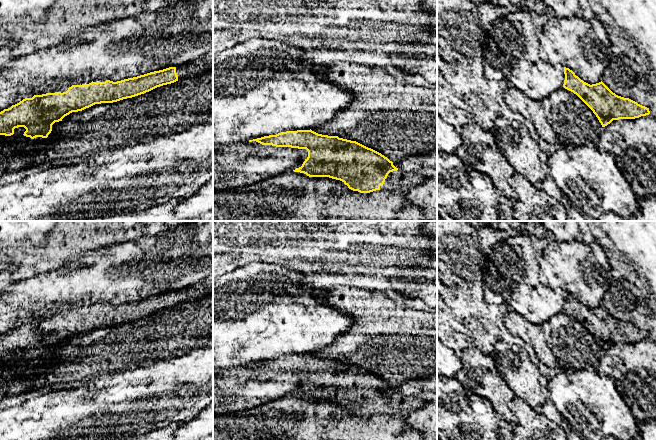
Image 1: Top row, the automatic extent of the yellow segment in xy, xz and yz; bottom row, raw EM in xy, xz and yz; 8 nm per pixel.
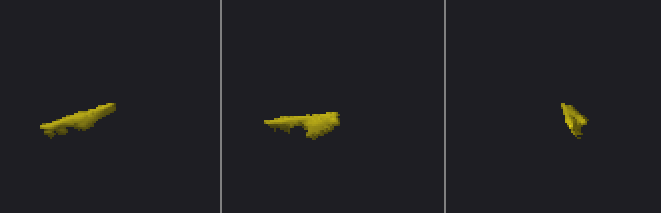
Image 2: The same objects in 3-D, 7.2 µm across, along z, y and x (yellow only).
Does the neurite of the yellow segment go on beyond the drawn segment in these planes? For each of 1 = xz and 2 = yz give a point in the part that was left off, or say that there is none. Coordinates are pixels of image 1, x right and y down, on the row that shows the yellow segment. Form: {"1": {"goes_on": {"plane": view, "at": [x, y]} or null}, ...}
{"1": {"goes_on": {"plane": "xz", "at": [399, 180]}}, "2": {"goes_on": null}}

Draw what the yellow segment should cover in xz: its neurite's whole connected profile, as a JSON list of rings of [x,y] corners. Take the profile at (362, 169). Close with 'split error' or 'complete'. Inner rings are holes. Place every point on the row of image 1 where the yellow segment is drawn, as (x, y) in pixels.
[[[311,129],[286,131],[249,140],[249,142],[252,141],[262,145],[306,149],[308,157],[301,167],[293,170],[294,172],[304,173],[309,177],[329,177],[340,180],[349,189],[360,193],[370,193],[380,189],[407,192],[410,188],[422,184],[426,180],[419,173],[405,172],[396,168],[387,157],[356,141],[339,138],[338,136],[318,134]]] | split error

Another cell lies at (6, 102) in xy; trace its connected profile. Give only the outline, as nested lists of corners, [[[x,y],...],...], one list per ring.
[[[20,90],[14,95],[0,95],[0,112],[4,109],[10,108],[12,105],[19,103],[25,98],[29,98],[25,90]]]

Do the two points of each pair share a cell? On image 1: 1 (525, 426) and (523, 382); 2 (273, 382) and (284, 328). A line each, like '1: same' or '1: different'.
1: different
2: different

